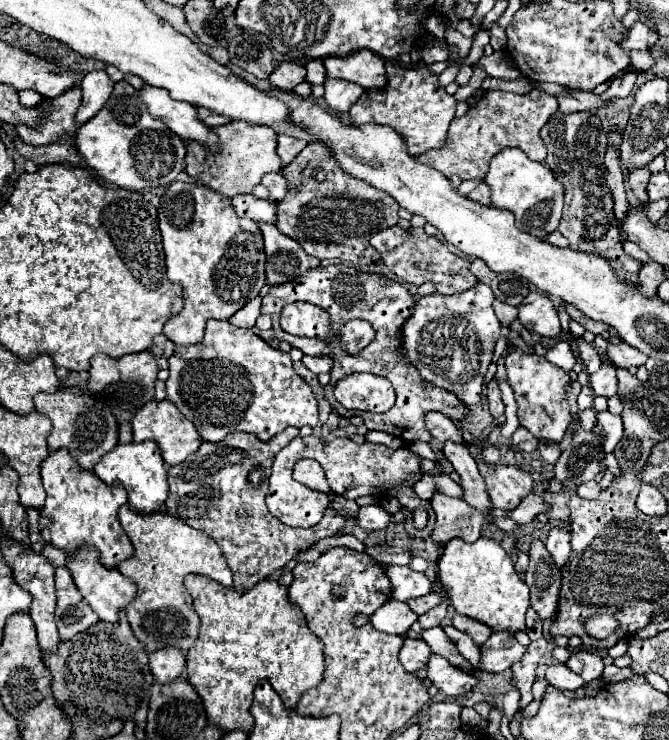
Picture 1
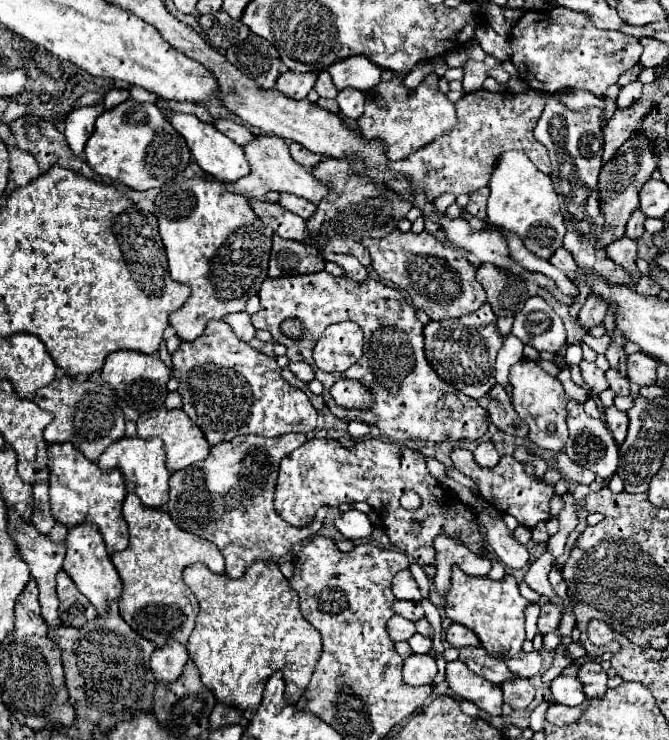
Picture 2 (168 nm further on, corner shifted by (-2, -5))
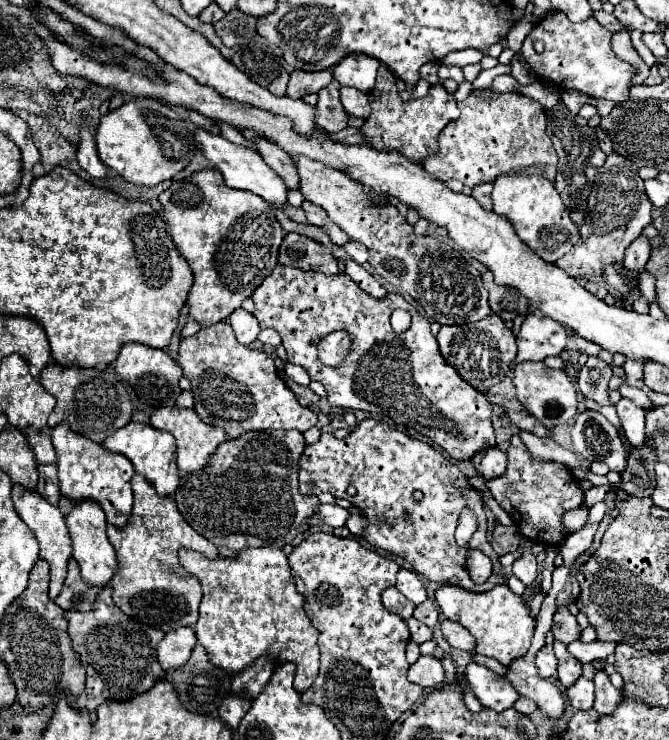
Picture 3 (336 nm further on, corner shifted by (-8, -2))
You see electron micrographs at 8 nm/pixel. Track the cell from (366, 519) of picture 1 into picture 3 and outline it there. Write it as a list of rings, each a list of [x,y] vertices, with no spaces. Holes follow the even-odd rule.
[[[322,504],[320,506],[320,512],[318,516],[332,528],[338,528],[338,526],[346,526],[348,518],[350,518],[350,512],[338,504]]]

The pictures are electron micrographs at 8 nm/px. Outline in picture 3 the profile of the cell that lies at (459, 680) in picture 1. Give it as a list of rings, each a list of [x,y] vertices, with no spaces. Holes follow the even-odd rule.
[[[470,662],[466,666],[466,678],[470,682],[472,692],[476,694],[476,698],[480,700],[480,704],[484,708],[504,712],[520,698],[520,694],[516,694],[516,690],[512,690],[510,682],[504,682],[496,672],[492,672],[486,666],[480,666],[476,662]]]

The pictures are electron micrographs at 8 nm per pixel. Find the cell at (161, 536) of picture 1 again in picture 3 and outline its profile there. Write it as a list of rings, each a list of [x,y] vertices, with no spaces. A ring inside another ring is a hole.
[[[134,474],[132,490],[134,508],[128,524],[124,528],[108,526],[108,538],[118,554],[118,572],[110,582],[114,602],[124,614],[162,632],[170,632],[180,626],[194,626],[198,620],[202,588],[198,578],[180,566],[178,550],[190,548],[212,560],[218,558],[218,550],[212,542],[192,530],[180,516],[172,498],[160,498],[146,478]]]

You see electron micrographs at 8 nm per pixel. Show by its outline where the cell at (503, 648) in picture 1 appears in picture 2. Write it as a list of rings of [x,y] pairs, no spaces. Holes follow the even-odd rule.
[[[522,651],[516,657],[506,659],[506,665],[508,665],[508,669],[512,673],[530,679],[530,677],[538,675],[540,669],[542,669],[542,655],[538,651],[532,651],[532,653],[524,653]]]

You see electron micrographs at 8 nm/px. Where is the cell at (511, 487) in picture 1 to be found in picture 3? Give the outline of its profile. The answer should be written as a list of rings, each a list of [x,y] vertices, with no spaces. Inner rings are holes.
[[[519,435],[511,438],[506,454],[506,472],[500,478],[486,480],[486,488],[492,492],[496,502],[510,514],[524,538],[530,538],[536,544],[560,544],[564,540],[564,528],[560,524],[562,514],[570,508],[578,508],[584,496],[576,478],[568,468],[564,468],[564,464],[540,462],[532,458]]]

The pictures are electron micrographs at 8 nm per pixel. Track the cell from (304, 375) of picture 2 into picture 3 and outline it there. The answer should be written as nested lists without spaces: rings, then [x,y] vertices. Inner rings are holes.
[[[286,364],[286,368],[284,368],[284,372],[292,378],[292,380],[296,380],[298,384],[306,384],[306,382],[310,382],[308,380],[308,372],[304,370],[304,368],[300,368],[300,366],[294,366],[294,364]]]

